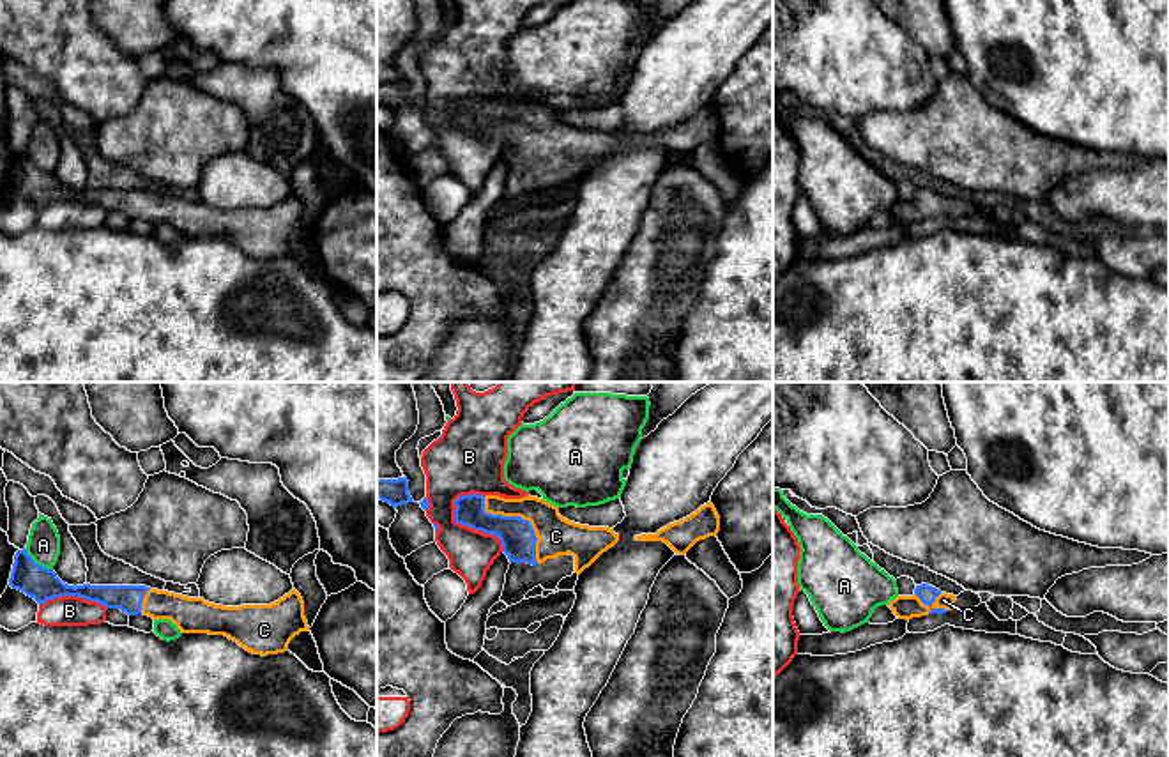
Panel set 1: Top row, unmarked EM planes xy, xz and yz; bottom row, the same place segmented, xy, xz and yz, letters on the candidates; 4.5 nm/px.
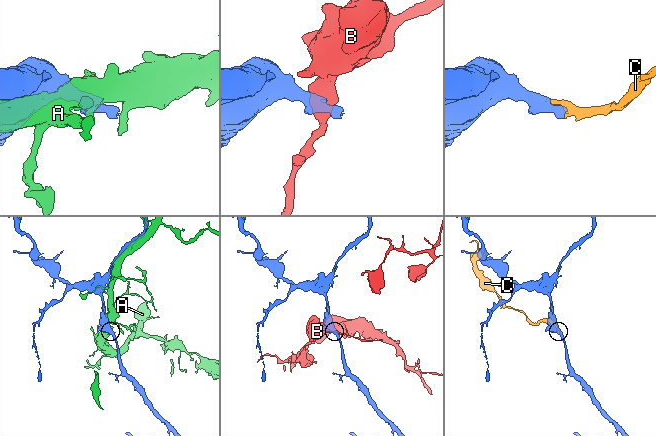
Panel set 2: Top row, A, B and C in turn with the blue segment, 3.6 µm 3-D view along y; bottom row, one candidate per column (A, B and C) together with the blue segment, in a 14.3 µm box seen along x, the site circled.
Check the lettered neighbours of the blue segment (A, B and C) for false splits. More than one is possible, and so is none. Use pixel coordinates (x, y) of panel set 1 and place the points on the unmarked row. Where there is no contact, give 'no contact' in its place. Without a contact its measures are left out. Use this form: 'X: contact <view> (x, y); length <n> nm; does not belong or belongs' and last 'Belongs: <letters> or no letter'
A: contact xy (38, 168); length 170 nm; does not belong
B: contact xz (471, 131); length 320 nm; does not belong
C: contact xz (522, 122); length 400 nm; belongs
Belongs: C

